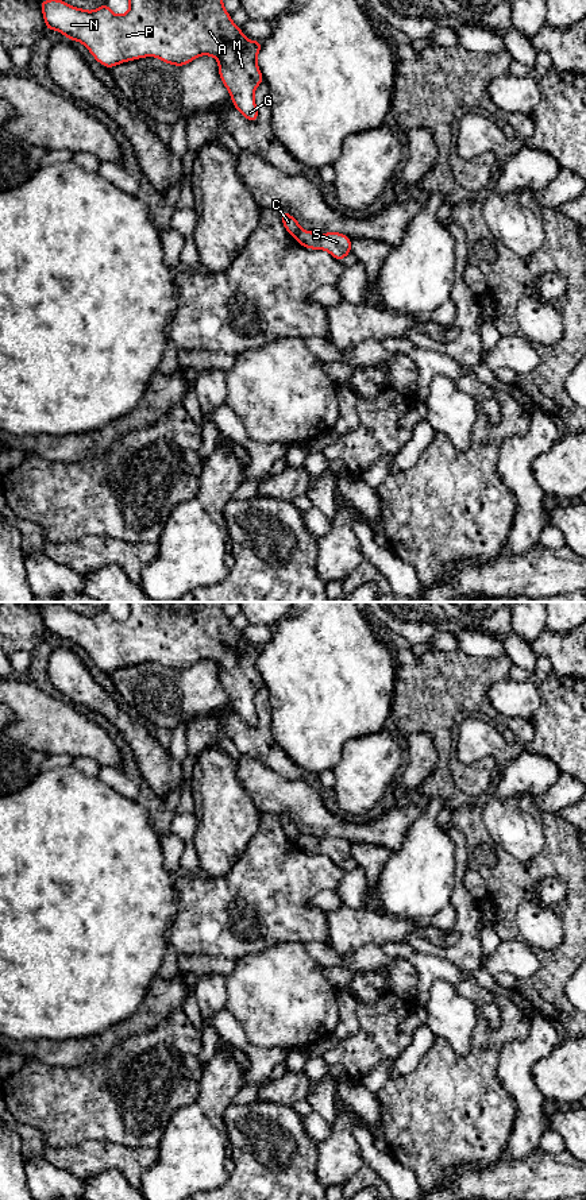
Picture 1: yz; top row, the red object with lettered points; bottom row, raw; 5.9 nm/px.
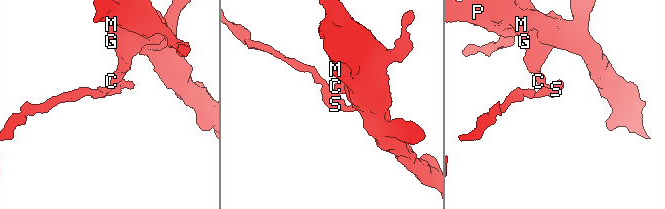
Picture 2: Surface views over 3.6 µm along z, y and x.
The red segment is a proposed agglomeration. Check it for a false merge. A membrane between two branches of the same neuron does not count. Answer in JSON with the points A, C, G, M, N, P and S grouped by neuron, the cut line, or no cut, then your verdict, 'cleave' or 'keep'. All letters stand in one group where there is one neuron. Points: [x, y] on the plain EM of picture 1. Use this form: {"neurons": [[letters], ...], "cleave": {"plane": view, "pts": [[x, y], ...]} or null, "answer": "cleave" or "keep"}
{"neurons": [["A", "C", "G", "M", "N", "P"], ["S"]], "cleave": {"plane": "yz", "pts": [[301, 834], [295, 841]]}, "answer": "cleave"}

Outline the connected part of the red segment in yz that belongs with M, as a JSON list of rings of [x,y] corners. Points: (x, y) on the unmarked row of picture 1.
[[[128,602],[130,613],[124,620],[116,620],[104,607],[95,616],[81,614],[58,603],[41,607],[46,634],[57,634],[69,645],[81,647],[105,672],[144,661],[155,661],[174,671],[184,671],[200,660],[217,664],[219,679],[228,694],[234,711],[250,726],[258,725],[254,697],[265,686],[258,672],[257,661],[263,647],[250,645],[232,625],[223,610],[223,602]]]

